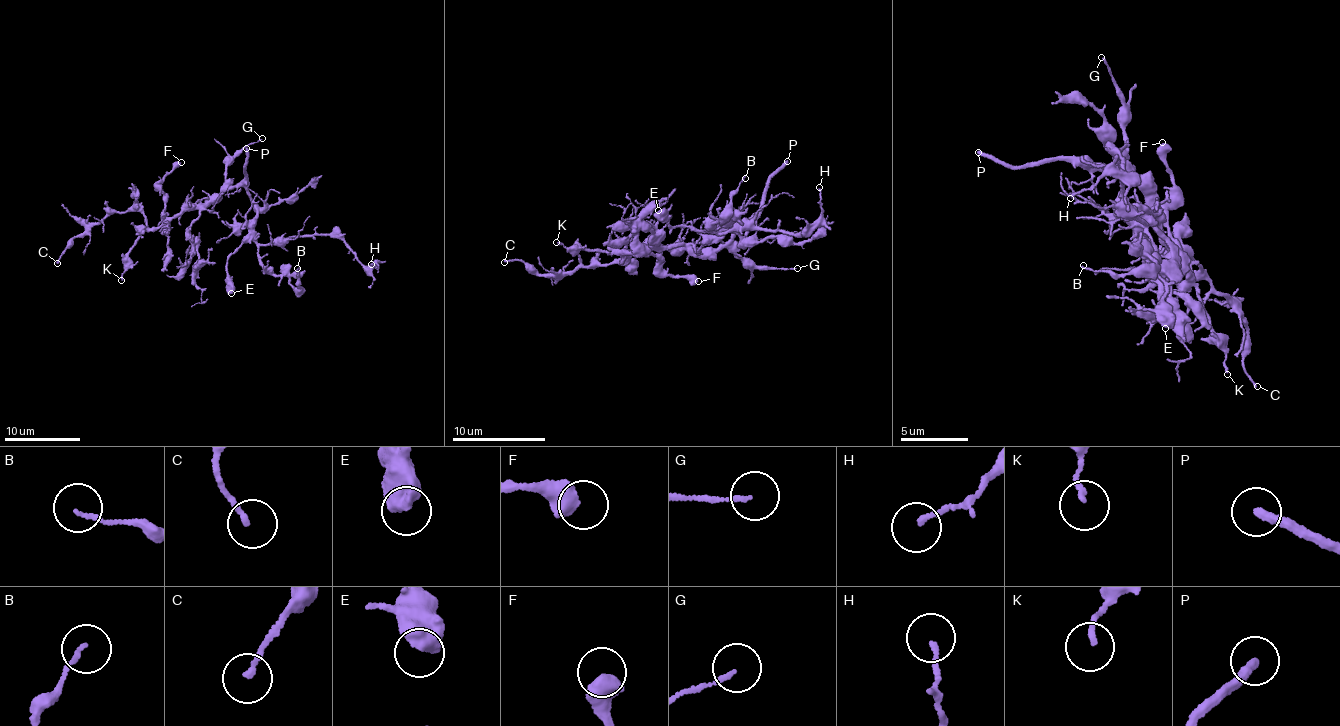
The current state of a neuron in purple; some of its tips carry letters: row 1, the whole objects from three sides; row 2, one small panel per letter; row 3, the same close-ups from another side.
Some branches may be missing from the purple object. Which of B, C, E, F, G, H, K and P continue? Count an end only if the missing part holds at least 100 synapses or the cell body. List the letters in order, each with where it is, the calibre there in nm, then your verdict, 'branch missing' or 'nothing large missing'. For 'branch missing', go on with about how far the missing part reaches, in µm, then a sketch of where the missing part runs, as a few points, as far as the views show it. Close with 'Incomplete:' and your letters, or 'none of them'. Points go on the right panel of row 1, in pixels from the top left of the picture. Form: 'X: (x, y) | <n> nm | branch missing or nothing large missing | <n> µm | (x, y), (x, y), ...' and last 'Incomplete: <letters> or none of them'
B: (1083, 265) | 100 nm | nothing large missing
C: (1257, 386) | 160 nm | nothing large missing
E: (1165, 328) | 650 nm | nothing large missing
F: (1162, 142) | 550 nm | nothing large missing
G: (1101, 57) | 110 nm | nothing large missing
H: (1070, 198) | 140 nm | nothing large missing
K: (1227, 374) | 140 nm | nothing large missing
P: (978, 152) | 260 nm | branch missing | 60 µm | (978, 152), (960, 141), (963, 184), (999, 226), (1000, 240), (1121, 367), (1134, 416)
Incomplete: P

